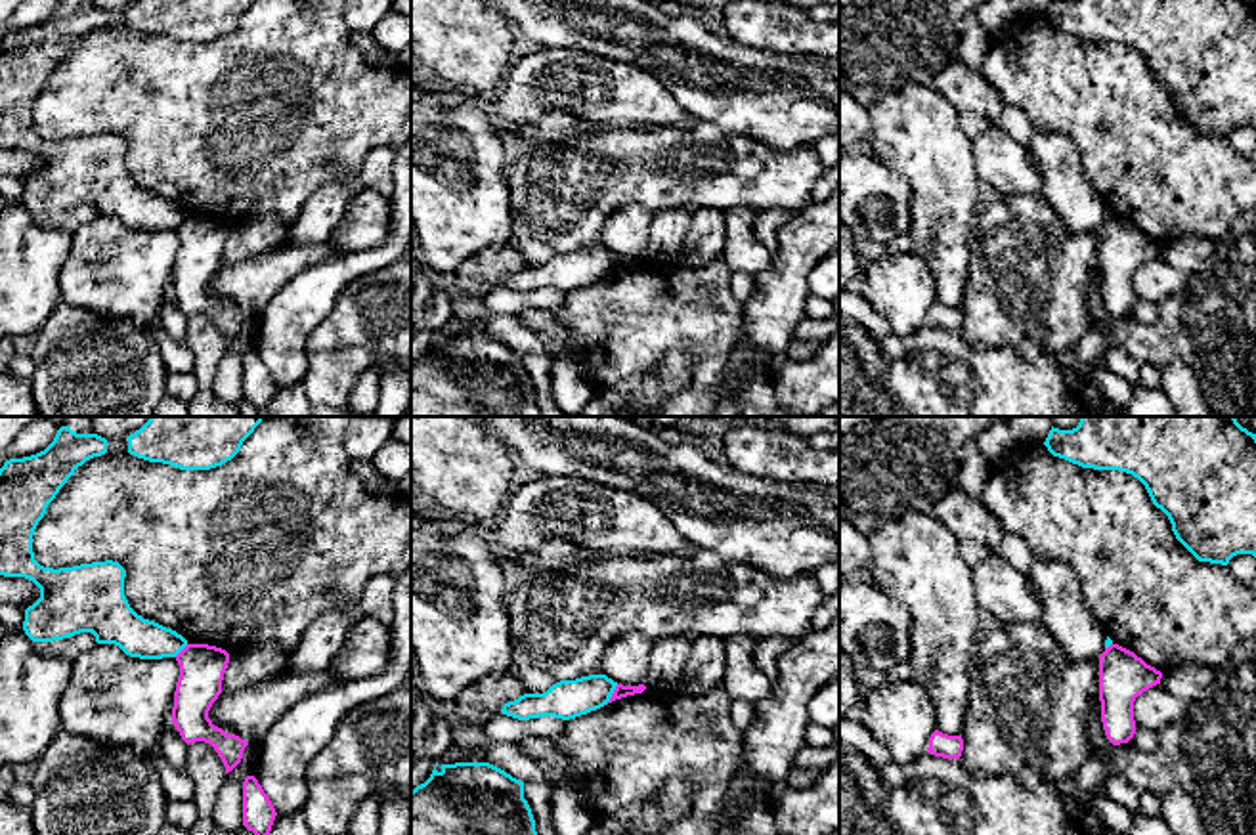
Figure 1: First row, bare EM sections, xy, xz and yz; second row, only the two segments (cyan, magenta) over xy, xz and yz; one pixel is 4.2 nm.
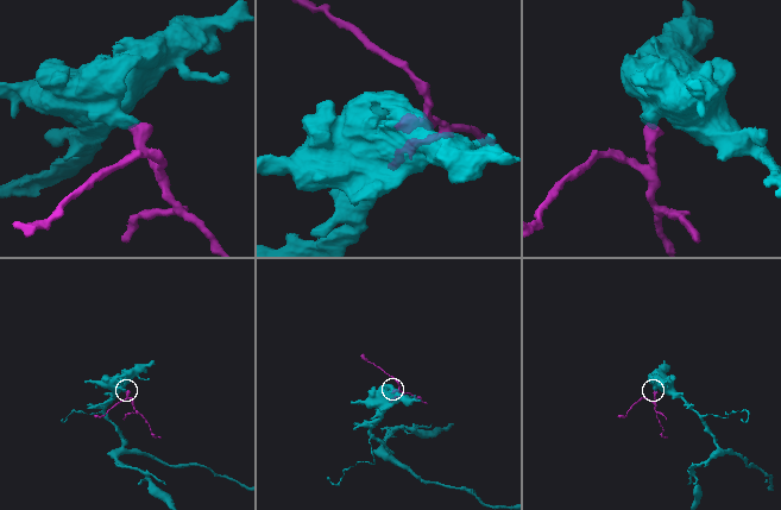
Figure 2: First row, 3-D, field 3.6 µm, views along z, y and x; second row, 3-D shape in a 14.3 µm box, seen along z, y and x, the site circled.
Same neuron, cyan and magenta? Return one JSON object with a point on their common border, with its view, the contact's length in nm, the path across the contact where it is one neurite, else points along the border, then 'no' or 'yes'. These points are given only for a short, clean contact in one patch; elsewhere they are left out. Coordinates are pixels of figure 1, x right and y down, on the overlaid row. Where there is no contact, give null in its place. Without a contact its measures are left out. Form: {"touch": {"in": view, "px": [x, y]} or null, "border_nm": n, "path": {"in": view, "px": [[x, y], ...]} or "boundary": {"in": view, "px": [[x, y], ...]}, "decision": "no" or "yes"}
{"touch": {"in": "xz", "px": [612, 692]}, "border_nm": 110, "boundary": {"in": "xz", "px": [[618, 685], [605, 704]]}, "decision": "no"}

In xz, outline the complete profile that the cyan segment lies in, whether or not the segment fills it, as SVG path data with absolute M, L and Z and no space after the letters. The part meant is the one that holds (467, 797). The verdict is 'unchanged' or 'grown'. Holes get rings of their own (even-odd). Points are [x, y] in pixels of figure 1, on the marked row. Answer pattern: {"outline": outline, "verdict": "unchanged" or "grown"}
{"outline": "M489 762L436 766L430 778L411 791L411 835L537 835L524 799L524 781Z", "verdict": "unchanged"}

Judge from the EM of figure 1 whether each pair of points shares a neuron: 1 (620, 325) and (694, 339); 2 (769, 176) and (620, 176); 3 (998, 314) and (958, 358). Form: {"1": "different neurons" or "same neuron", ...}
{"1": "same neuron", "2": "same neuron", "3": "different neurons"}

